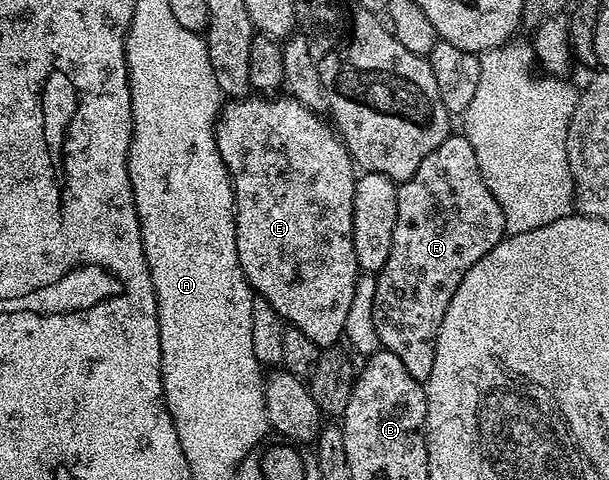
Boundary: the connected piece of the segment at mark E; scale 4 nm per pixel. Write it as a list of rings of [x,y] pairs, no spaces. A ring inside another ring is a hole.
[[[253,97],[235,98],[233,101],[227,102],[223,106],[218,116],[218,126],[215,130],[214,136],[216,137],[216,143],[220,149],[220,155],[224,161],[224,165],[228,169],[230,174],[230,184],[234,186],[234,224],[236,225],[236,253],[238,254],[238,260],[240,261],[240,269],[244,273],[246,280],[250,282],[250,290],[254,292],[255,296],[264,301],[268,301],[268,305],[272,305],[272,309],[276,309],[278,316],[283,319],[289,326],[295,327],[301,333],[304,333],[315,343],[319,349],[330,349],[335,346],[334,343],[337,339],[341,340],[346,333],[346,322],[348,321],[348,309],[352,306],[352,293],[356,293],[356,281],[359,277],[358,262],[356,261],[356,249],[352,246],[352,201],[354,200],[354,181],[356,178],[356,164],[353,159],[350,158],[350,151],[346,148],[345,143],[342,142],[341,135],[337,130],[319,112],[308,109],[304,105],[300,105],[300,101],[291,99],[289,97],[254,97],[258,99],[252,99]]]

